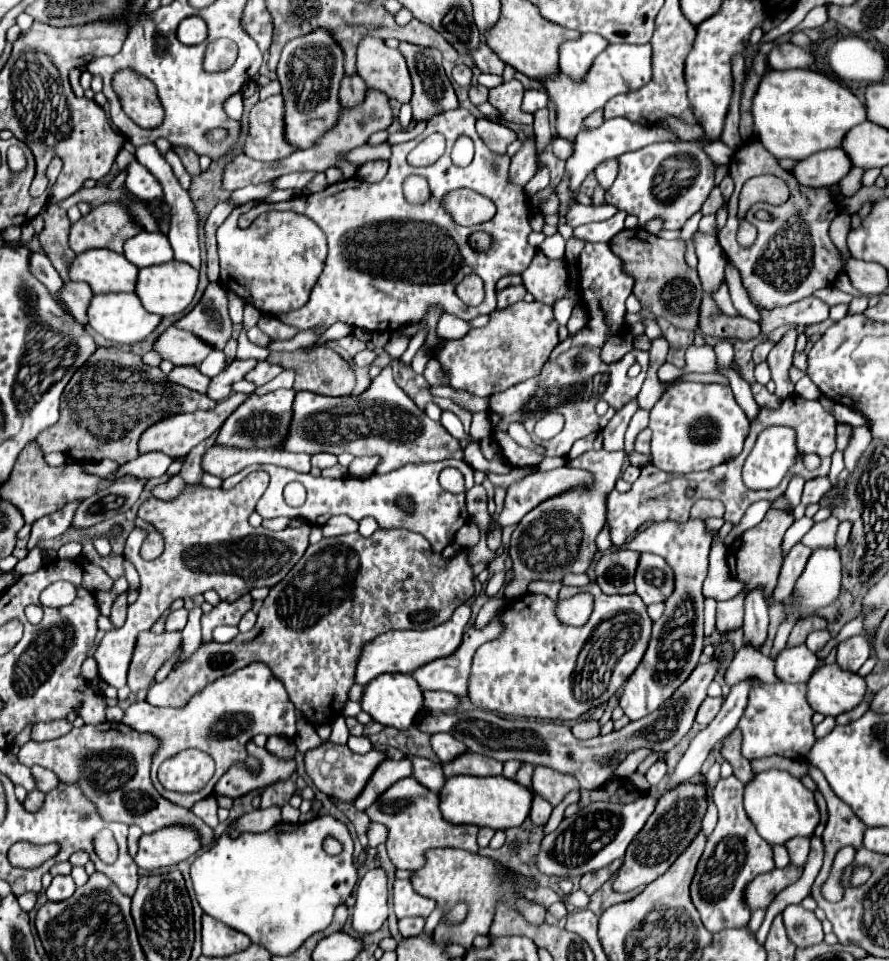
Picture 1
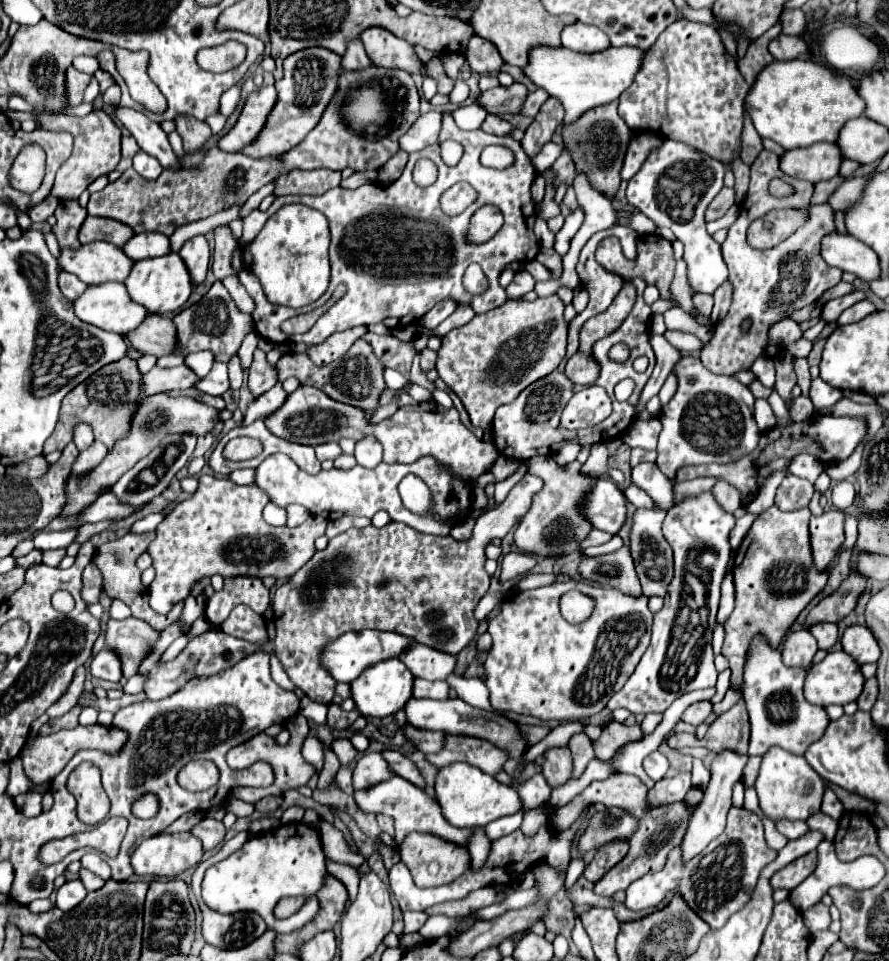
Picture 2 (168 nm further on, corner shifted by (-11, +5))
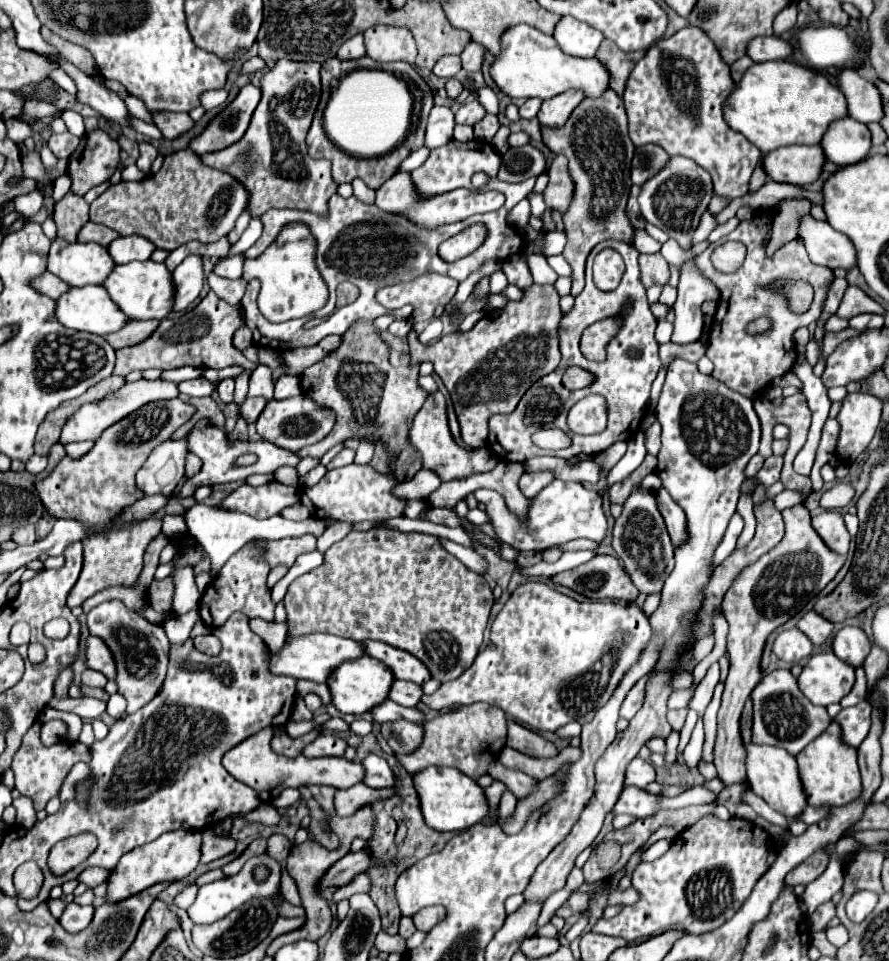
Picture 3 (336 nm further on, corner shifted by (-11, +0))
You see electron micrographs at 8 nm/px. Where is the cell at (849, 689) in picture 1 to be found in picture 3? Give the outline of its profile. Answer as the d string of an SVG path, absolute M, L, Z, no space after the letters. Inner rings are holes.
M833 652L815 654L803 666L799 676L801 692L815 706L837 704L847 696L855 682L855 668L841 662Z

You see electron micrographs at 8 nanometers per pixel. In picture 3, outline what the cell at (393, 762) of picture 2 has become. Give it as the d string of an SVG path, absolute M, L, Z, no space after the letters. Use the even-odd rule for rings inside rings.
M369 754L363 760L363 766L367 770L365 780L363 780L367 786L371 786L371 788L391 788L391 786L395 786L395 776L393 776L389 764L385 762L385 758L381 758L377 754Z

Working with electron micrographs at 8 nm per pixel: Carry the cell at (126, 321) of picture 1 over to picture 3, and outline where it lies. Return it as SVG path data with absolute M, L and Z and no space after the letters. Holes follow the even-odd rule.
M105 286L69 288L57 300L57 320L73 330L97 336L113 334L129 322L119 306L109 298Z

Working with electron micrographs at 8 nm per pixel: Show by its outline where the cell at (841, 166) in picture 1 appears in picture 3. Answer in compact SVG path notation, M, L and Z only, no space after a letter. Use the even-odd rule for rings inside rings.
M785 146L765 154L763 168L775 182L813 184L819 180L825 164L821 146Z

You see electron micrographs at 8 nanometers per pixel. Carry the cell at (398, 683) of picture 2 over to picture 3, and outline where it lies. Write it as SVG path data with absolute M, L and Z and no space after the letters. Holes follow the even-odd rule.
M363 656L363 658L341 664L329 676L327 686L331 688L333 704L337 706L337 710L341 710L343 714L365 714L373 710L373 706L381 706L381 702L389 698L389 686L393 686L393 682L395 682L393 672L383 662Z

